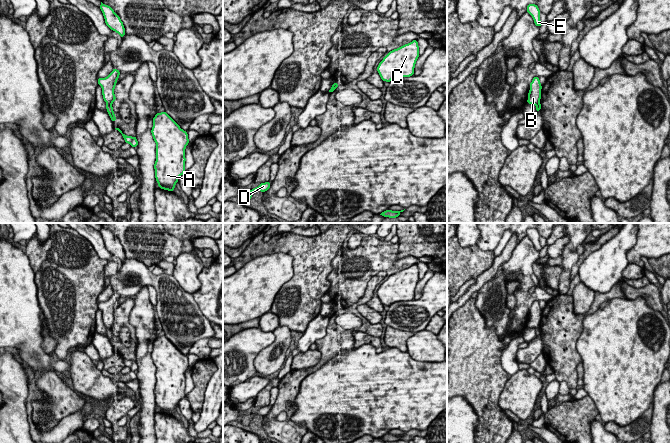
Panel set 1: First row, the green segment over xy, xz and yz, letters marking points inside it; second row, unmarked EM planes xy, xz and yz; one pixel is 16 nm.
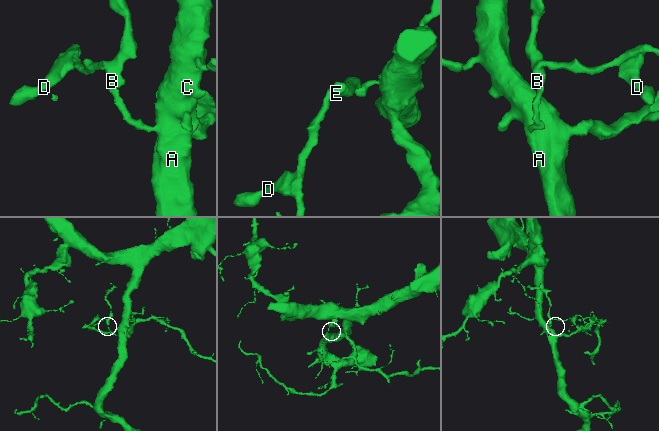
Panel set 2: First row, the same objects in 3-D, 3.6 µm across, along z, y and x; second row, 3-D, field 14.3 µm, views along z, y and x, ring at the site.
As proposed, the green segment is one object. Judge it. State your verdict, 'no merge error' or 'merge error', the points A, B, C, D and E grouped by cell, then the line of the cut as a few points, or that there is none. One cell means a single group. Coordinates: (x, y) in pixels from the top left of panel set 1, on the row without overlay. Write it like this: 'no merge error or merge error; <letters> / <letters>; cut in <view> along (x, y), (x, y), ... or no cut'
merge error; A C / B D E; cut in xy along (107, 327), (110, 329)

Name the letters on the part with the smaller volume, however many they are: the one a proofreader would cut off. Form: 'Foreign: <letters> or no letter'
Foreign: B, D, E

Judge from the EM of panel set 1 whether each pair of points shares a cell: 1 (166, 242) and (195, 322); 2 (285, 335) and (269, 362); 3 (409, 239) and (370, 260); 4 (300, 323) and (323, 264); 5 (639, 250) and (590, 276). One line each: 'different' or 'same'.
1: different
2: same
3: different
4: same
5: different

